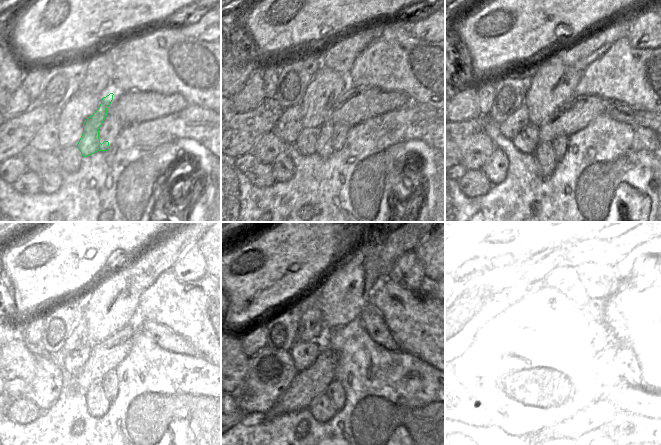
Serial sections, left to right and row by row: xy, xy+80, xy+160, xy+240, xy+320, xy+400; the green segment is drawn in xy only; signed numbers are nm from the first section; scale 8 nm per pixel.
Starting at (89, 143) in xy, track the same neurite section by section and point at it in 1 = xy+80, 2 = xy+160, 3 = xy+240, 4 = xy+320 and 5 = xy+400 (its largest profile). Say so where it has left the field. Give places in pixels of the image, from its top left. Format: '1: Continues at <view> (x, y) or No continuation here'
1: Continues at xy+80 (324, 147)
2: Continues at xy+160 (544, 153)
3: Continues at xy+240 (98, 404)
4: Continues at xy+320 (321, 408)
5: Continues at xy+400 (547, 416).

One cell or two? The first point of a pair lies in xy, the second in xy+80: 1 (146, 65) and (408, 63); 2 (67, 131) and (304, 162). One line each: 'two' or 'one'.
1: one
2: two

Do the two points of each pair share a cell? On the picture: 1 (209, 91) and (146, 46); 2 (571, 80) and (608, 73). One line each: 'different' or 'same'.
1: same
2: different

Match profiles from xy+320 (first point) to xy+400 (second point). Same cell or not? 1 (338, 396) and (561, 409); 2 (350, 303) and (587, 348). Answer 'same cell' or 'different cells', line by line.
1: same cell
2: different cells

